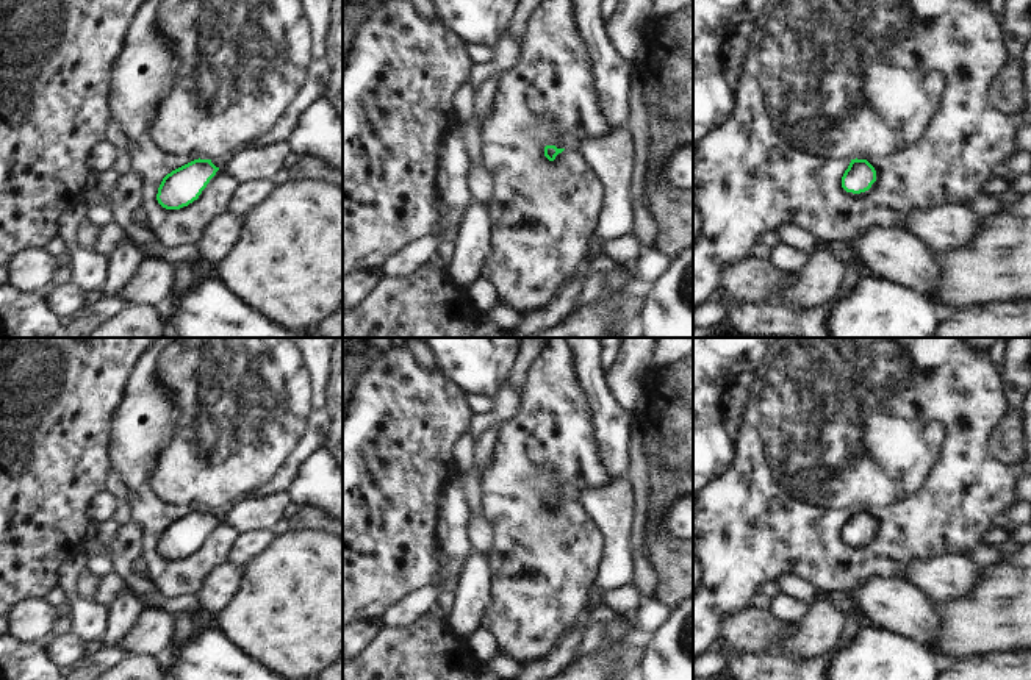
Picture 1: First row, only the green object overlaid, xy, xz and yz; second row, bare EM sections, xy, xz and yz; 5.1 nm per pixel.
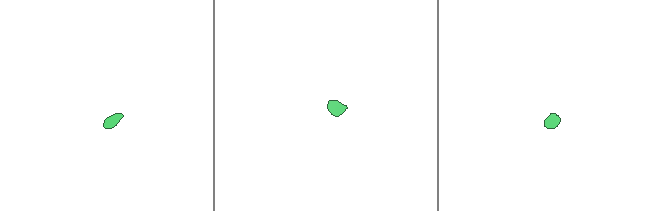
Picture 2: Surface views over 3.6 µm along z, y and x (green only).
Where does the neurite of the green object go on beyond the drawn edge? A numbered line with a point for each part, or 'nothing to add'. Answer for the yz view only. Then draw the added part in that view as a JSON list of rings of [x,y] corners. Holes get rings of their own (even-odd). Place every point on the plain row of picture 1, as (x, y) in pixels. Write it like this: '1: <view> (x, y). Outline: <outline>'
nothing to add.

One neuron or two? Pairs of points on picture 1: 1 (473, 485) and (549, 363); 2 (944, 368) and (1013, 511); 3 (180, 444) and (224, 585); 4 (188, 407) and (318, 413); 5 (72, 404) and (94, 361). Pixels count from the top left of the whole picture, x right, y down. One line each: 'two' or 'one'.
1: two
2: two
3: two
4: one
5: one

